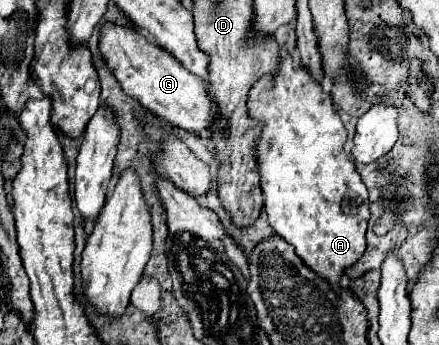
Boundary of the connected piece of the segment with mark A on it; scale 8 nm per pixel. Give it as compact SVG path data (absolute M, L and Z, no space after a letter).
M287 55L277 71L277 77L263 77L251 89L249 115L257 121L263 121L257 157L261 161L261 187L271 229L293 245L295 253L315 275L329 281L333 289L339 289L341 275L361 259L367 247L365 231L371 213L367 187L359 177L355 163L345 153L343 145L347 141L347 131L341 117L333 109L331 95L323 93L321 85L313 83L303 67L295 69L293 59Z

